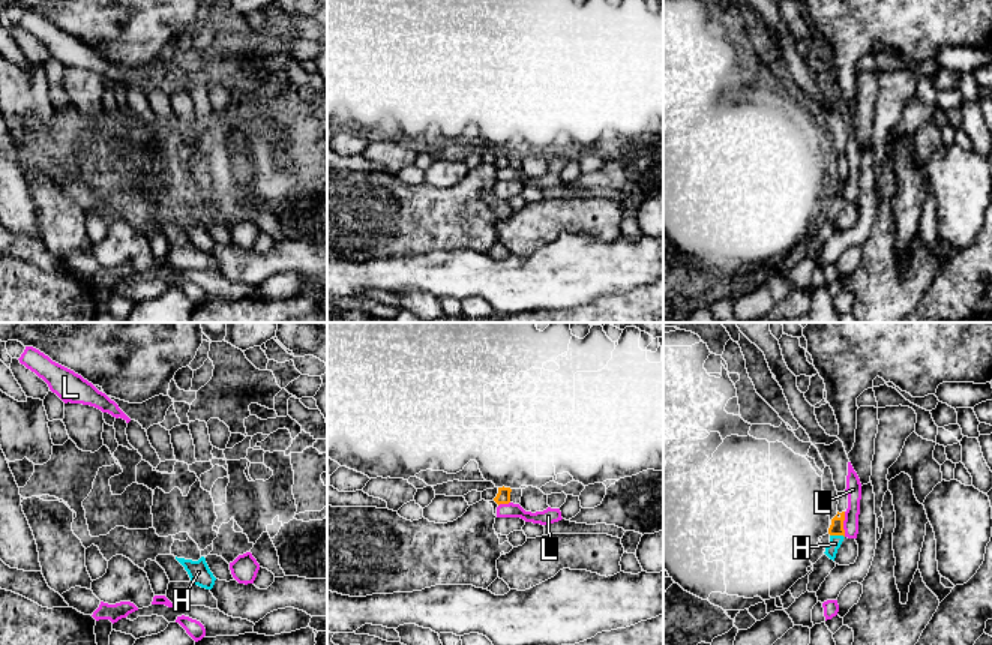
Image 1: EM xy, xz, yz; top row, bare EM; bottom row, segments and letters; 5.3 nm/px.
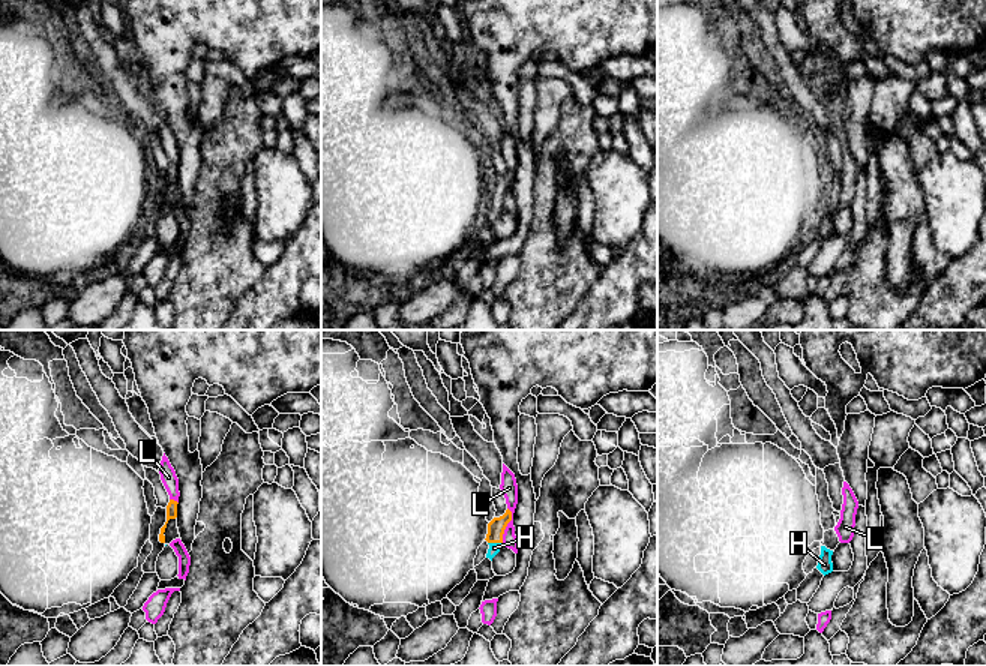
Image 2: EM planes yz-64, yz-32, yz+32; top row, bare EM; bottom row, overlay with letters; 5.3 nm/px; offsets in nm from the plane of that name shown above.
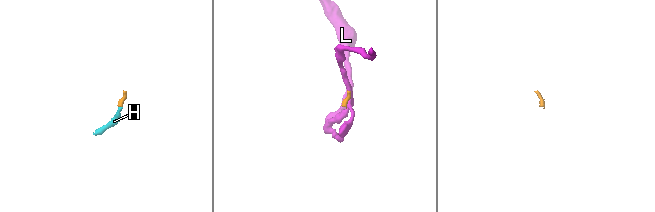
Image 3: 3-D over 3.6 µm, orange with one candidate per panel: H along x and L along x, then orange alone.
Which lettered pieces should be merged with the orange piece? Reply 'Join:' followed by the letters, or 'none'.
Join: H

